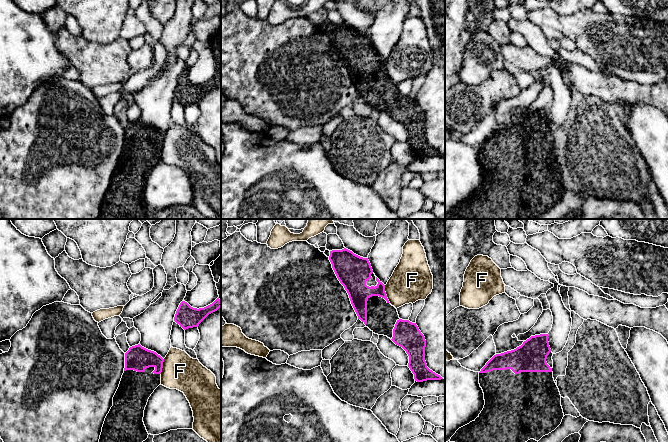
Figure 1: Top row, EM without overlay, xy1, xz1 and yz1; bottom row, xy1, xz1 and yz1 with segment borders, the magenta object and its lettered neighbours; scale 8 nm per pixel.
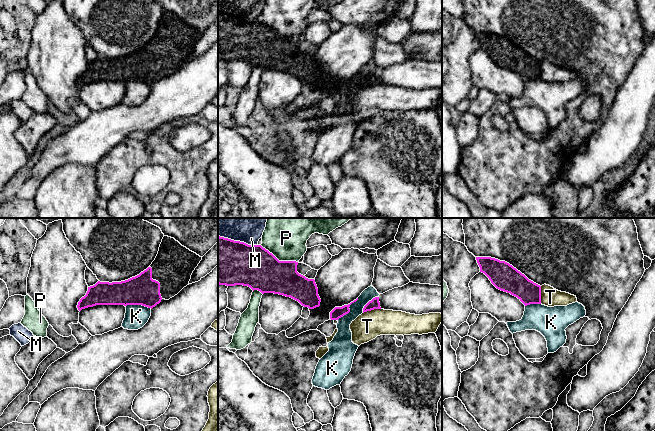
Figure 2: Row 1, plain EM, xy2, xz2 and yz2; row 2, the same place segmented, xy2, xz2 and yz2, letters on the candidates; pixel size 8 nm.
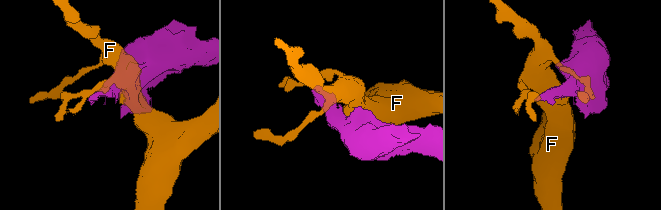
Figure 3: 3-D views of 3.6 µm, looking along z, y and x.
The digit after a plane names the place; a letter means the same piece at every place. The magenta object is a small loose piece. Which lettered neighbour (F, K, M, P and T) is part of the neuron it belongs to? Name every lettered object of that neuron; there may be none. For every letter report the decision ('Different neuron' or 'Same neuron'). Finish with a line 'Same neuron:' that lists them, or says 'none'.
F: Different neuron
K: Different neuron
M: Different neuron
P: Different neuron
T: Different neuron
Same neuron: none

